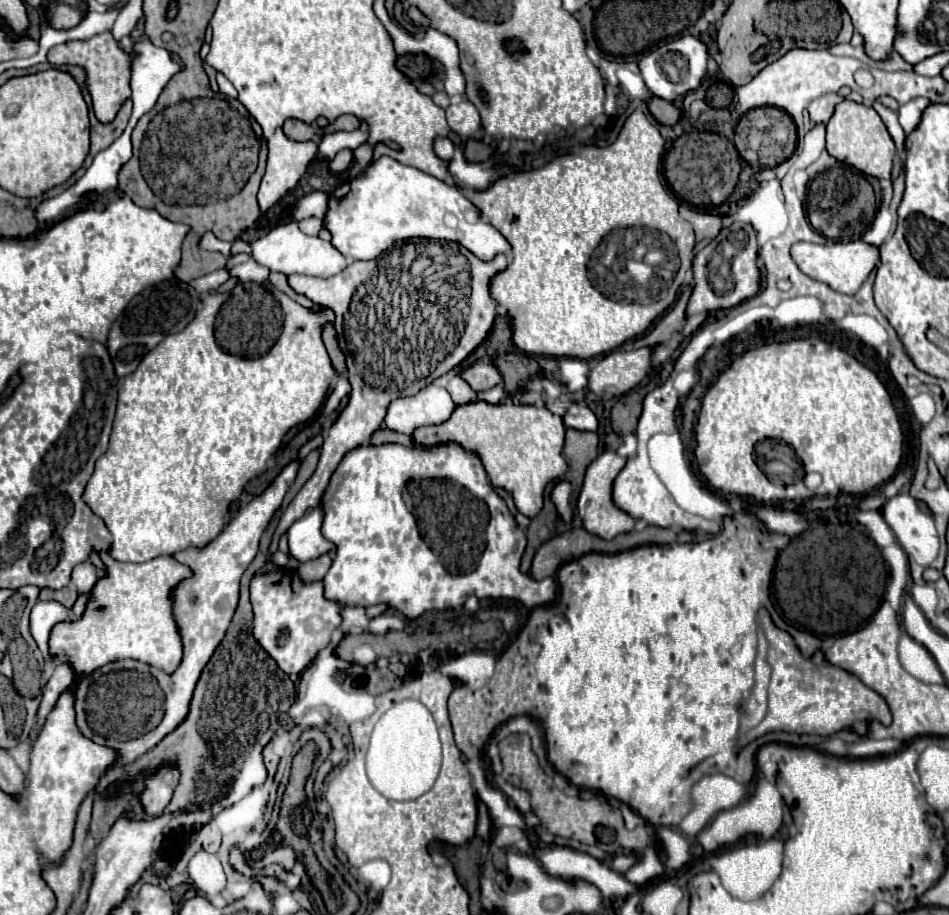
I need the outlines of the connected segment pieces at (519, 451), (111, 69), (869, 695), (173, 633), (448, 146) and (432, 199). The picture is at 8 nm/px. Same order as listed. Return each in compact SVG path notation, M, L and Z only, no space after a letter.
M476 401L476 403L468 403L468 405L460 405L454 409L452 417L436 427L420 427L412 433L414 441L422 447L434 447L434 445L442 445L442 443L458 443L462 449L474 453L480 457L492 485L496 487L504 487L512 499L516 509L526 515L526 517L534 517L540 509L542 509L542 493L544 487L550 481L560 479L568 465L566 459L562 457L562 447L564 447L564 433L566 433L566 425L562 425L562 417L552 413L546 407L536 407L536 405L514 405L514 403L502 403L502 405L488 405L484 401Z
M102 31L86 41L68 41L56 45L48 53L48 61L54 68L65 65L82 65L88 73L88 91L92 95L92 107L96 119L104 125L112 123L122 103L131 97L130 88L130 51L124 51L114 39L112 31Z
M758 611L760 627L770 643L768 663L772 667L772 681L768 687L768 715L764 717L766 731L792 731L808 735L834 735L842 729L850 729L856 721L880 721L882 725L892 723L892 713L882 695L866 687L856 675L834 667L834 665L814 665L810 659L802 657L798 645L784 629L776 627L768 611Z
M100 553L104 571L88 591L88 603L80 619L62 621L50 633L50 653L74 669L74 681L118 659L134 659L174 673L182 661L182 637L174 617L174 589L190 577L190 567L172 557L156 557L146 563L120 563Z
M440 137L440 139L436 139L434 141L434 151L436 151L436 155L440 157L440 159L444 159L444 161L450 161L452 159L452 155L454 155L454 143L446 137Z
M392 157L372 161L366 173L338 187L330 195L326 219L332 245L348 259L376 259L394 241L412 237L456 241L480 261L492 261L498 253L512 255L512 245L506 237L490 223L484 223L482 213L460 191Z

